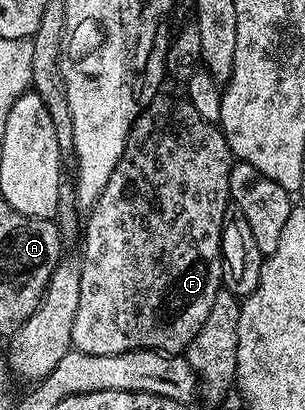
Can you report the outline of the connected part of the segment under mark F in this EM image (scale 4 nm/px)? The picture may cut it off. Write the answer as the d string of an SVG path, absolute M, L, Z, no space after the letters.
M158 94L146 108L141 109L141 113L137 115L137 120L131 126L129 137L127 138L127 146L123 150L123 154L119 158L119 162L115 166L115 170L111 170L111 178L107 181L107 186L103 186L103 194L99 194L99 198L93 203L93 207L88 209L87 219L83 224L83 239L85 245L81 248L81 256L79 255L79 263L81 266L81 277L79 278L79 310L75 310L75 326L71 326L71 338L73 339L73 348L83 354L123 354L127 350L139 350L146 348L147 350L155 350L156 352L167 352L170 354L184 353L185 347L191 342L191 338L195 338L195 334L199 334L199 326L203 326L203 322L207 322L207 314L211 314L211 302L215 302L215 294L222 288L221 282L221 226L225 220L225 210L230 207L229 199L229 175L235 163L233 152L227 146L225 134L221 131L217 124L211 124L199 118L199 114L195 111L195 106L191 106L188 99L181 98L176 100L173 96L165 96L166 94Z

